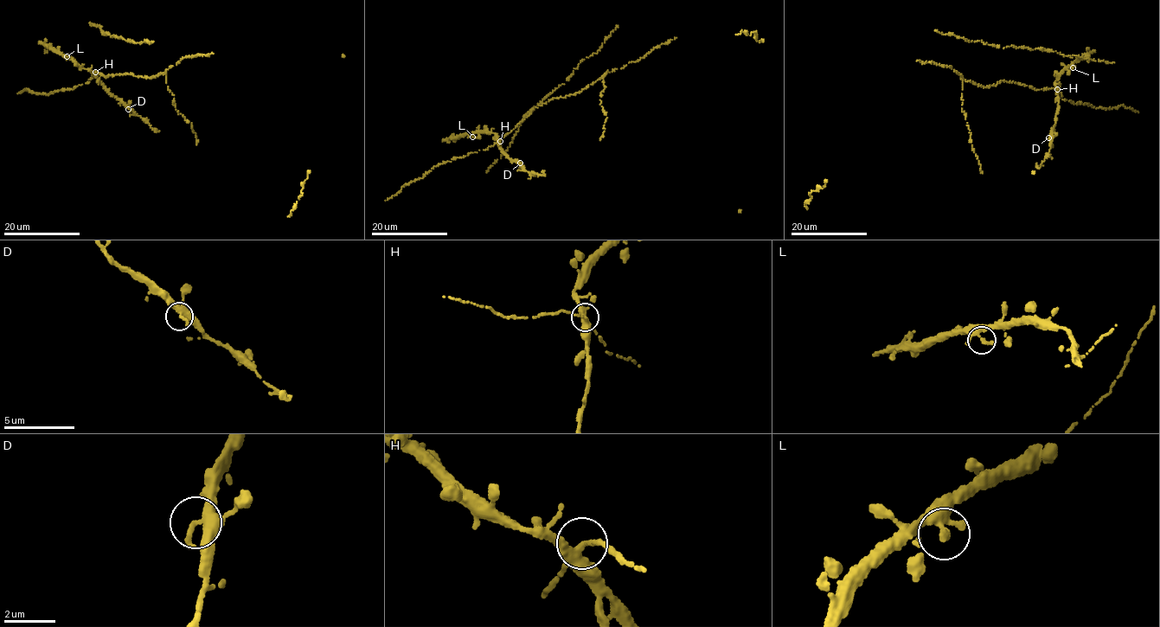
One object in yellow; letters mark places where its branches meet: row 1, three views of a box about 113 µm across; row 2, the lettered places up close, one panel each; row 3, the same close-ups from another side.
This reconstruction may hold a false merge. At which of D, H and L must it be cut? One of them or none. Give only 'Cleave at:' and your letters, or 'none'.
Cleave at: H

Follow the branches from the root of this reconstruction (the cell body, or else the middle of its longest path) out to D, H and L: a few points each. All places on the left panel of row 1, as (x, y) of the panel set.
D: (170, 67), (163, 73), (148, 78), (95, 73), (128, 109)
H: (170, 67), (163, 73), (148, 78), (127, 73), (105, 77), (96, 72)
L: (170, 67), (164, 73), (150, 78), (127, 73), (105, 77), (98, 71), (93, 73), (80, 67), (67, 56)

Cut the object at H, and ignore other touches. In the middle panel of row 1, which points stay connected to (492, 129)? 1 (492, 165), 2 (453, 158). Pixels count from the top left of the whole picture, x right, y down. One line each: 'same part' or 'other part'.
1: other part
2: other part

